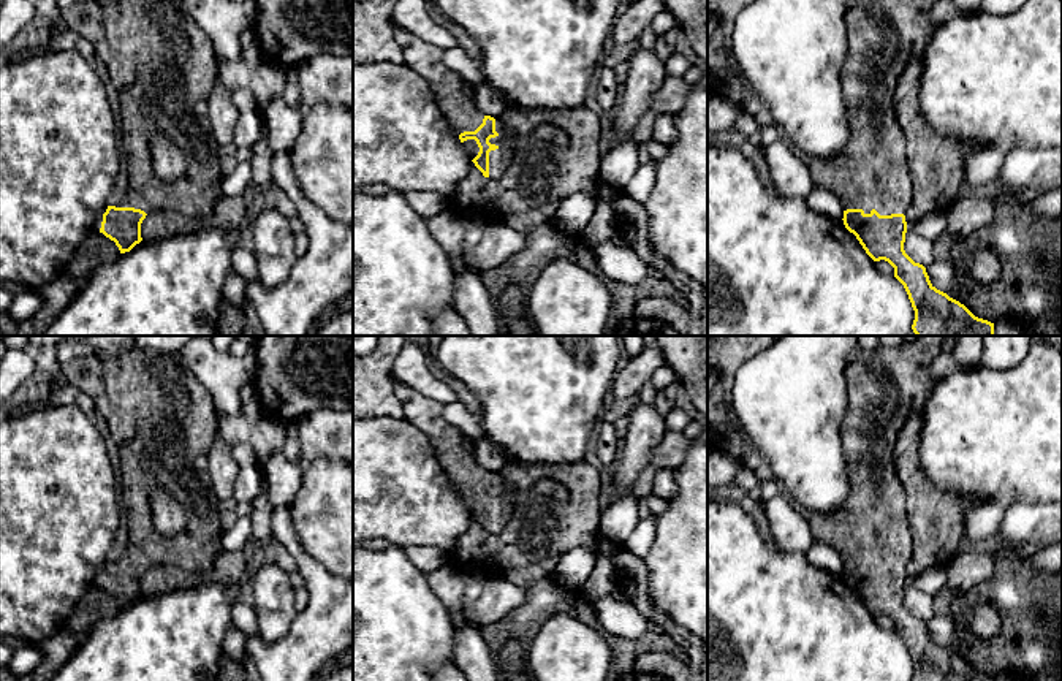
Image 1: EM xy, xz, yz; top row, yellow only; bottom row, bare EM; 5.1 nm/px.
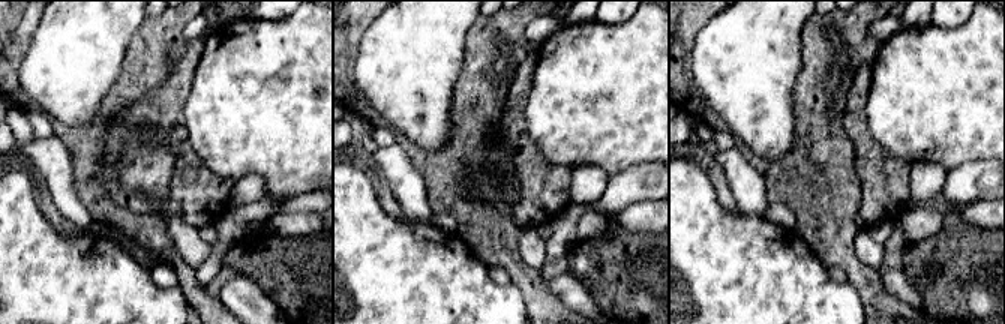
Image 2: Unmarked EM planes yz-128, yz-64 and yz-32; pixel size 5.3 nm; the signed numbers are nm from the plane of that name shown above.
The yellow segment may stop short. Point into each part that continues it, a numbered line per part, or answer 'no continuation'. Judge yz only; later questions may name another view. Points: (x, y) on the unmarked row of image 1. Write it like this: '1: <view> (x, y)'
1: yz (885, 387)

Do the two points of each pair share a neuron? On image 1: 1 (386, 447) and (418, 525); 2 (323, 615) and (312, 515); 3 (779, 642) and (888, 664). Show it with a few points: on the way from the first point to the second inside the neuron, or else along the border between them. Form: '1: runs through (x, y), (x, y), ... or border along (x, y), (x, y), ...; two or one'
1: runs through (386, 466), (386, 479), (413, 505); one
2: border along (295, 531), (299, 544), (336, 575); two
3: runs through (806, 664), (861, 664); one

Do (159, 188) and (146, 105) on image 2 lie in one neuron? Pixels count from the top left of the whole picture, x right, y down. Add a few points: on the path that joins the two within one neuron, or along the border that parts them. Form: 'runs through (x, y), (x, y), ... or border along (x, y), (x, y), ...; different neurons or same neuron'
border along (129, 117), (161, 126), (173, 152); different neurons

